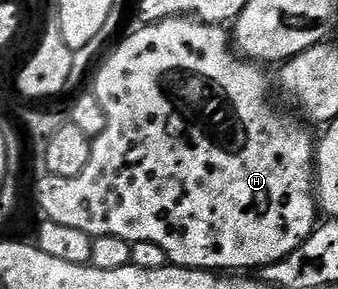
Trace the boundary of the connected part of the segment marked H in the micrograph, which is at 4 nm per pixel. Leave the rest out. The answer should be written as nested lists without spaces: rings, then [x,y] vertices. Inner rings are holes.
[[[172,16],[166,20],[160,20],[157,24],[145,24],[141,26],[138,32],[131,33],[102,62],[101,69],[98,70],[97,77],[94,78],[93,85],[91,85],[93,95],[99,98],[99,106],[103,106],[103,114],[107,114],[107,126],[103,130],[103,134],[92,137],[93,149],[91,150],[91,158],[88,160],[87,166],[83,166],[83,170],[78,176],[42,175],[42,180],[37,184],[37,204],[41,207],[42,212],[40,215],[51,222],[59,222],[59,226],[72,226],[74,230],[83,230],[83,234],[94,238],[98,236],[114,236],[115,238],[123,238],[128,244],[132,245],[138,244],[139,242],[155,242],[155,246],[160,246],[163,249],[163,254],[167,254],[169,264],[179,268],[203,268],[206,270],[245,270],[241,268],[254,268],[254,270],[260,270],[268,264],[274,264],[283,258],[287,258],[313,233],[314,228],[319,223],[319,205],[315,191],[315,136],[309,133],[311,131],[310,125],[300,115],[294,114],[292,111],[290,111],[291,113],[280,112],[273,105],[273,100],[269,97],[269,80],[265,77],[265,72],[266,69],[264,67],[258,66],[254,61],[245,59],[244,56],[235,51],[231,43],[230,33],[222,25],[204,24],[199,19],[187,16]],[[217,148],[245,148],[245,150],[239,156],[229,156],[229,154],[219,154]]]

